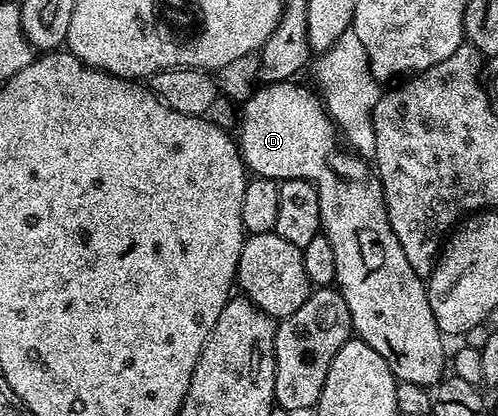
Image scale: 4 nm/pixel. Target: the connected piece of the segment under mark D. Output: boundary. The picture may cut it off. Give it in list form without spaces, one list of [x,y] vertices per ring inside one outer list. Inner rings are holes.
[[[291,80],[259,85],[251,98],[241,103],[242,123],[238,126],[236,141],[242,151],[242,163],[251,175],[259,178],[299,178],[314,183],[320,196],[321,233],[325,234],[328,244],[332,244],[332,252],[336,255],[334,280],[337,290],[344,296],[344,304],[348,304],[353,333],[384,356],[398,382],[433,388],[447,373],[448,350],[446,354],[446,346],[442,343],[444,335],[438,329],[436,316],[432,316],[426,282],[412,272],[412,264],[408,264],[404,248],[400,248],[400,240],[396,240],[396,232],[392,232],[377,173],[369,165],[366,167],[357,153],[343,149],[340,135],[321,98],[309,85],[297,86],[296,83]]]

